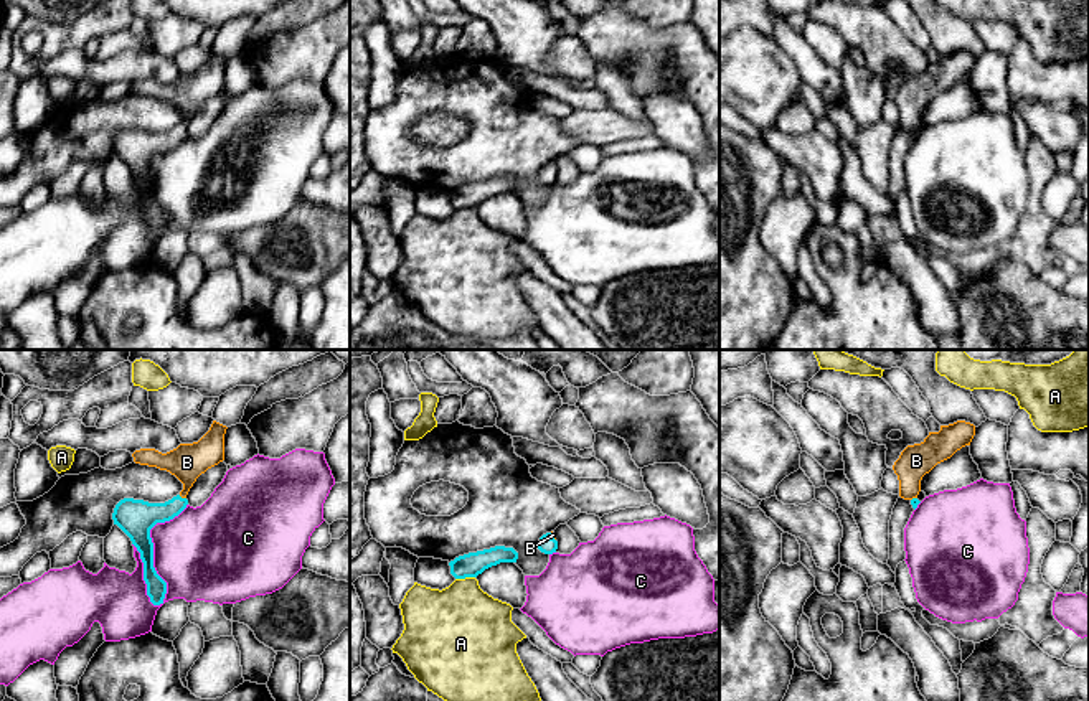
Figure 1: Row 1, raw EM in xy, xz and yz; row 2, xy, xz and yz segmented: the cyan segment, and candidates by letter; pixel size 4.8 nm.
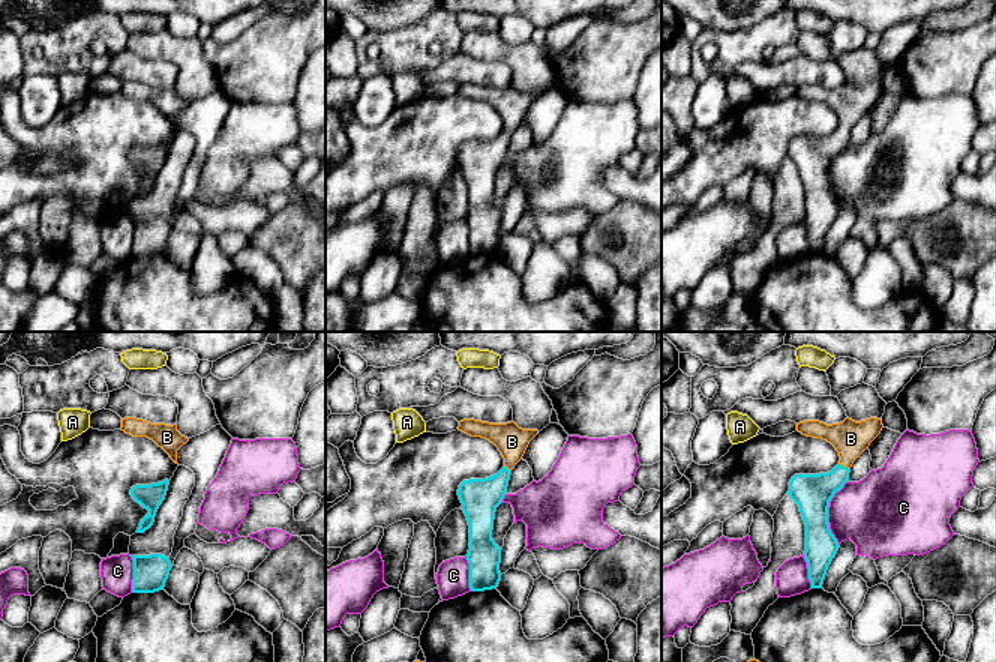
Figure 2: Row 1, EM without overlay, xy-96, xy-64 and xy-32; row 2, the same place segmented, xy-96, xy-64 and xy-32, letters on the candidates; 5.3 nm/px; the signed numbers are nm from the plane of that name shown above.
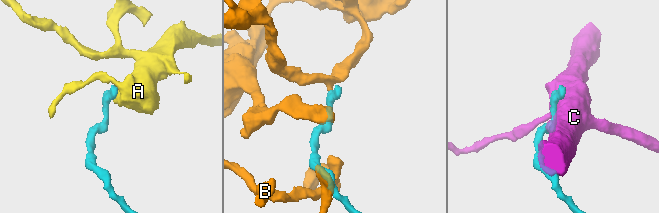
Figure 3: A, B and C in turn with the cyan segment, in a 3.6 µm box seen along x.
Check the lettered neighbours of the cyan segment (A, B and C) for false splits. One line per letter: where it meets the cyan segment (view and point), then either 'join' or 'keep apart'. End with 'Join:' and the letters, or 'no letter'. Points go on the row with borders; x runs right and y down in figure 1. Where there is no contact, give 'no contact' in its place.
A: meets cyan in xz at (464, 578); keep apart
B: meets cyan in xy at (180, 497); join
C: meets cyan in xy at (152, 551); keep apart
Join: B

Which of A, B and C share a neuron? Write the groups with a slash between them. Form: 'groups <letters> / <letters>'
groups A / B / C

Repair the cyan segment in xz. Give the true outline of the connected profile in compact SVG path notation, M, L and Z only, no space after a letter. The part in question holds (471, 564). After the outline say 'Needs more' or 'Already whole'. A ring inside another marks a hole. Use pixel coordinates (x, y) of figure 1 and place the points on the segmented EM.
M495 546L490 549L469 553L449 562L455 579L477 577L485 569L500 562L516 562L518 553L513 548Z. Already whole

